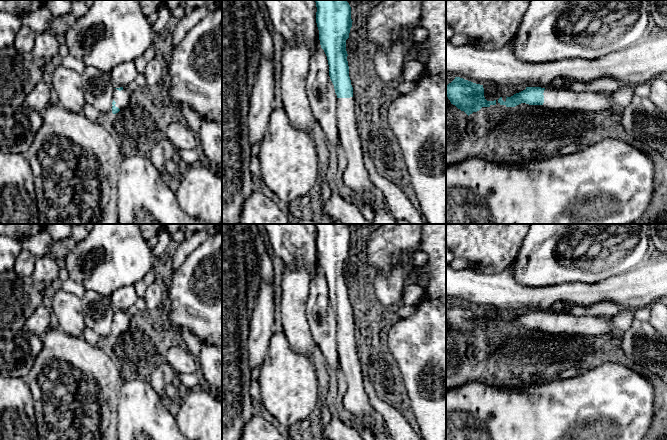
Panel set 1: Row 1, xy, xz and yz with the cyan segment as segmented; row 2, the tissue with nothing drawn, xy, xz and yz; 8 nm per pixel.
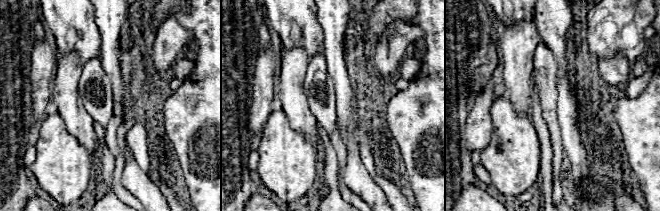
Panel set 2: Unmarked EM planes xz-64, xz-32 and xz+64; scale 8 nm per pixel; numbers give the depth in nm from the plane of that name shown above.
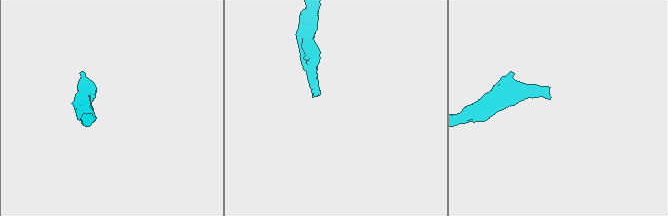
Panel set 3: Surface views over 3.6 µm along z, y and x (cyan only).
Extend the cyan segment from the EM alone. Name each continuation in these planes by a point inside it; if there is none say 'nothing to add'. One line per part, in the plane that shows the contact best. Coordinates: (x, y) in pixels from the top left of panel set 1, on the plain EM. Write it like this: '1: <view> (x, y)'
1: yz (562, 323)

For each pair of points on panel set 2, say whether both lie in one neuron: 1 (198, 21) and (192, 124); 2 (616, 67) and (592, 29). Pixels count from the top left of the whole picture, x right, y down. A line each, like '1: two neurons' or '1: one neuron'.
1: one neuron
2: two neurons

